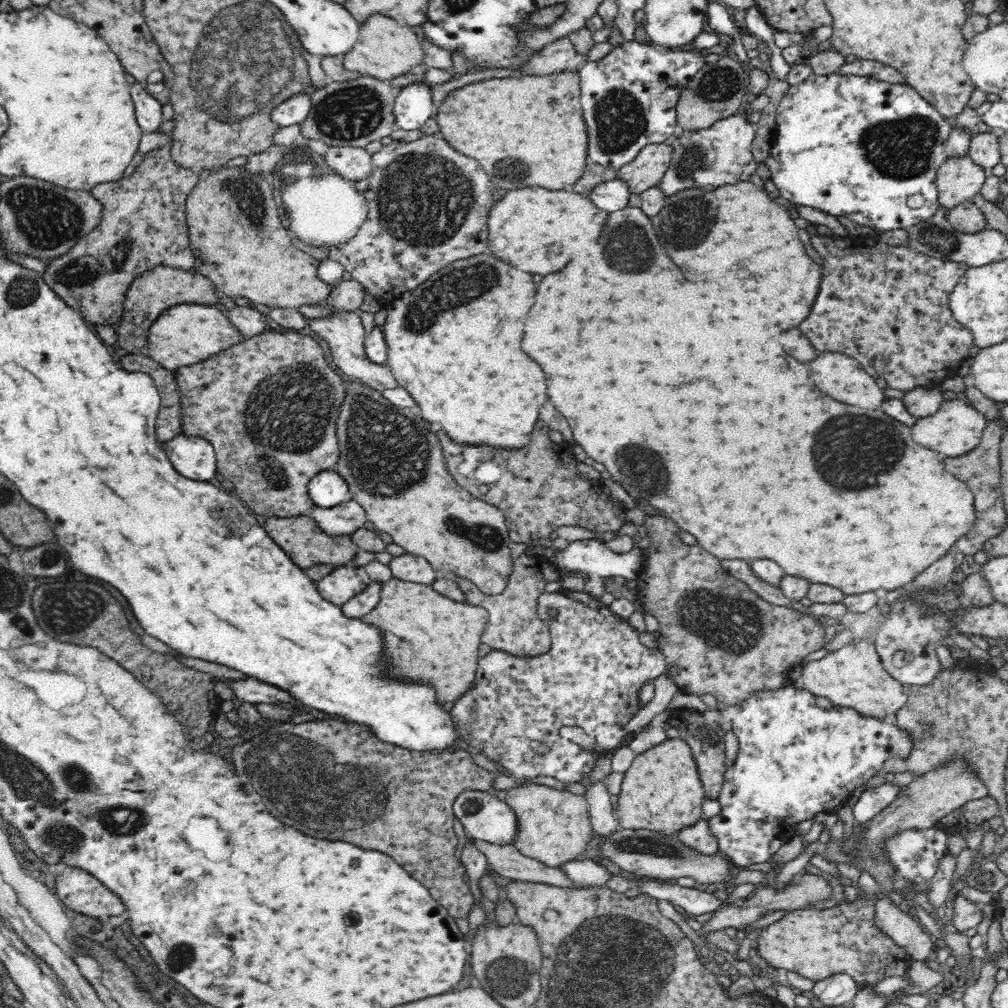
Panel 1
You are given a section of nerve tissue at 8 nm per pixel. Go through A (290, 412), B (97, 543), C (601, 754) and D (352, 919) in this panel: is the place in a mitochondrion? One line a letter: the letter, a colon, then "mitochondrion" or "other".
A: mitochondrion
B: other
C: other
D: other

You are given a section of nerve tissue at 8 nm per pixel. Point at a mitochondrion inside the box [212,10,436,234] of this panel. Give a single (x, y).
(352, 113)

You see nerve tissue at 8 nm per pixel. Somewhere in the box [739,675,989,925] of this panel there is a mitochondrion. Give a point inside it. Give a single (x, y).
(930, 725)

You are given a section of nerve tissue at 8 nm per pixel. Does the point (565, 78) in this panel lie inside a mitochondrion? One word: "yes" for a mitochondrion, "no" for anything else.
no

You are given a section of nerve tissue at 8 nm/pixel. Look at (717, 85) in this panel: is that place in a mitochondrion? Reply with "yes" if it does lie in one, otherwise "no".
yes

